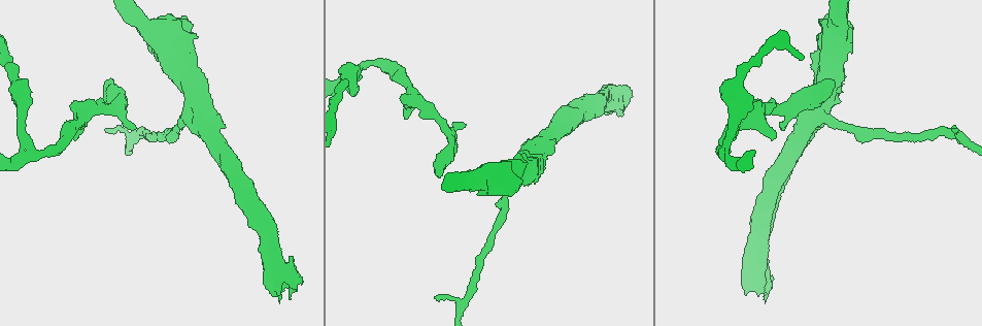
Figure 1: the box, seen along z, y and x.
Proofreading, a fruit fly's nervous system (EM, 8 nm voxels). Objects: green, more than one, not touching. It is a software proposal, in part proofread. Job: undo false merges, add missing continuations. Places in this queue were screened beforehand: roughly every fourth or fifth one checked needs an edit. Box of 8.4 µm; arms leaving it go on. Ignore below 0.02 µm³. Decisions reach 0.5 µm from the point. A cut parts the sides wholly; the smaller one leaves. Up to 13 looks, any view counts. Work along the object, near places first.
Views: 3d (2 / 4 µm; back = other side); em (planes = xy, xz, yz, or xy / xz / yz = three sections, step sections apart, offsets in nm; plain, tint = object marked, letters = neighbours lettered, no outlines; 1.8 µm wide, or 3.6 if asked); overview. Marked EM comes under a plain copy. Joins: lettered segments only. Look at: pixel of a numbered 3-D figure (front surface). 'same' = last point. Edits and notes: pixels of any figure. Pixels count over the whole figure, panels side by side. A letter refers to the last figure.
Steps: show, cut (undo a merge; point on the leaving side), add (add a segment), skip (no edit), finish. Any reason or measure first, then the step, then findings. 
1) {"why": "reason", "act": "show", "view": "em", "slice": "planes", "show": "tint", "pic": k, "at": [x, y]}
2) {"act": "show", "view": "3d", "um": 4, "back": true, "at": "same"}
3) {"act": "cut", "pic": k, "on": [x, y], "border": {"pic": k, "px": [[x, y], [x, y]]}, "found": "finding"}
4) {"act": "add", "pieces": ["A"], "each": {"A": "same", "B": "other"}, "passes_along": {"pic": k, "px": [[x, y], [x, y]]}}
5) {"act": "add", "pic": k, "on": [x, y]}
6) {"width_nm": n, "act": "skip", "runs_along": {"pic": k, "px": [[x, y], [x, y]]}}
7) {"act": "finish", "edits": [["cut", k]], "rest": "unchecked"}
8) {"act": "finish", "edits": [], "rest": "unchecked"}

{"why": "an open end", "act": "show", "view": "3d", "um": 2, "pic": 1, "at": [74, 139]}

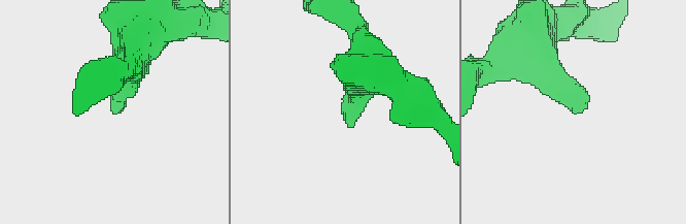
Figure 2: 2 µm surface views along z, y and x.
{"act": "show", "view": "em", "slice": "xz", "step": 4, "show": "tint", "pic": 2, "at": [115, 113]}

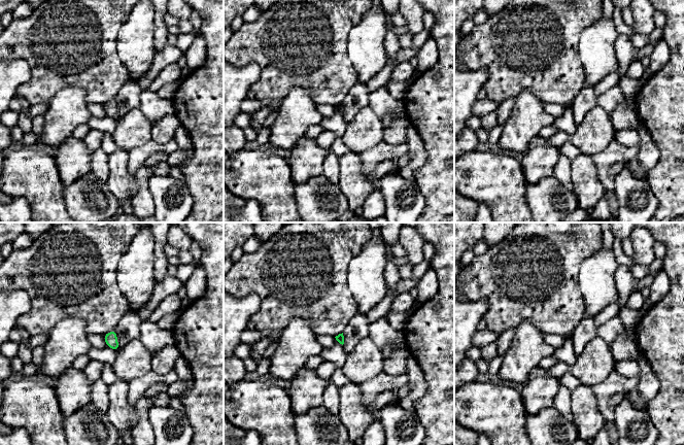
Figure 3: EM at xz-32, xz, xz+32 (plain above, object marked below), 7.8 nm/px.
{"act": "show", "view": "em", "slice": "planes", "show": "letters", "at": "same"}

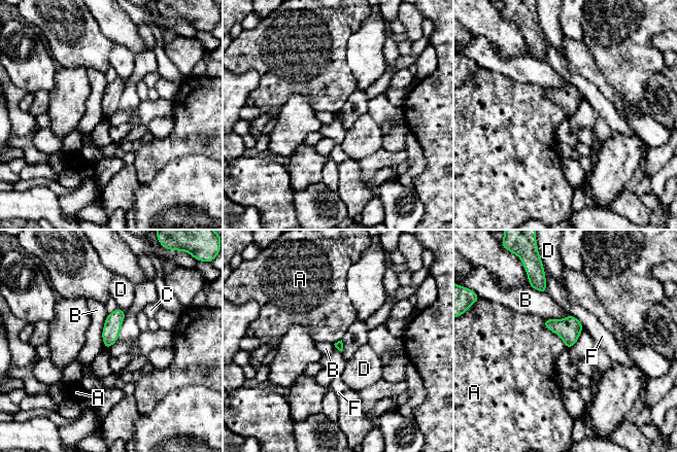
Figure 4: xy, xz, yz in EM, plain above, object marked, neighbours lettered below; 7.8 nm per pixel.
{"act": "skip", "each": {"A": "other", "B": "other", "C": "other", "D": "other", "F": "other"}, "border": {"pic": 4, "px": [[543, 319], [543, 324], [567, 348]]}, "found": "no lettered segment goes on from it"}

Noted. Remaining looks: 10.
{"act": "show", "view": "em", "um": 3.6, "slice": "xz", "step": 4, "show": "letters", "pic": 1, "at": [438, 177]}

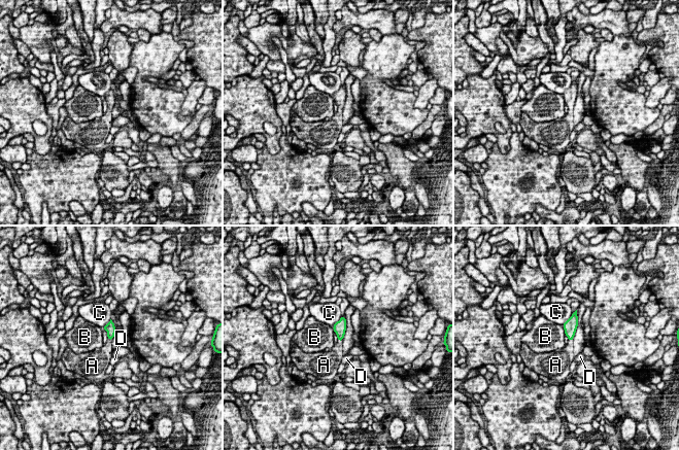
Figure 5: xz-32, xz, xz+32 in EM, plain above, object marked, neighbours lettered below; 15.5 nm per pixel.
{"why": "cut it another way", "act": "show", "view": "em", "um": 3.6, "slice": "planes", "show": "letters", "at": "same"}

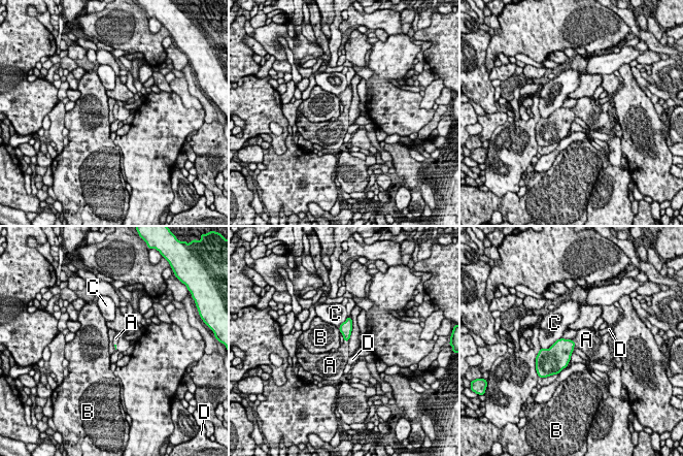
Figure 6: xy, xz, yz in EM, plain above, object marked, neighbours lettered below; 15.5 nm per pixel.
{"act": "add", "pieces": ["A"], "each": {"A": "same", "B": "other", "C": "other", "D": "other"}, "found": "the neuron continues"}

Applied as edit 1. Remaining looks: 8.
{"act": "show", "view": "overview"}

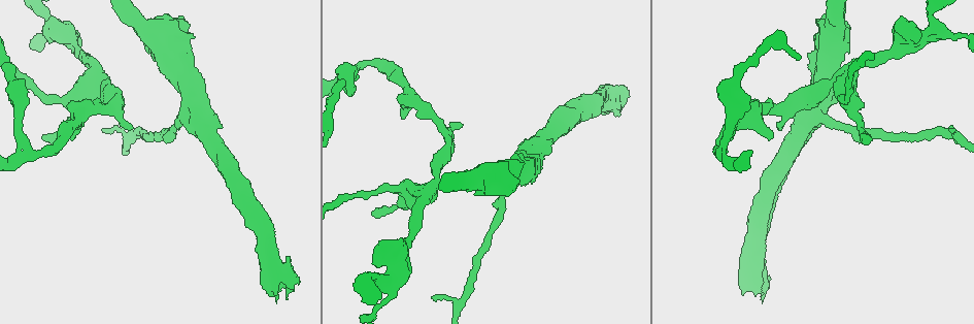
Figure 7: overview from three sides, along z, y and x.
{"act": "show", "view": "em", "slice": "yz", "step": 16, "show": "tint", "pic": 7, "at": [952, 131]}

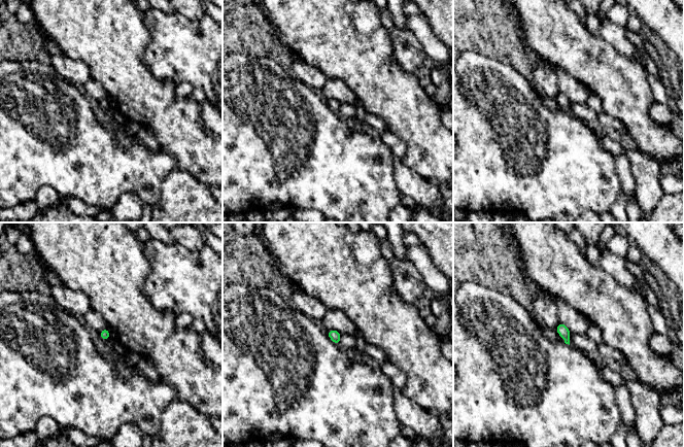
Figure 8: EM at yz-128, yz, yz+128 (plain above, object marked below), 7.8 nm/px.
{"act": "show", "view": "em", "slice": "planes", "show": "letters", "at": "same"}

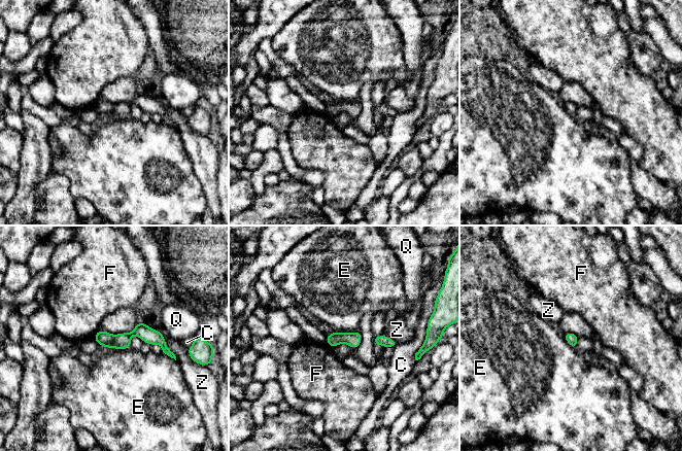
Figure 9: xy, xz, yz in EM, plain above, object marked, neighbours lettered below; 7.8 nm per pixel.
{"width_nm": 90, "act": "skip", "each": {"C": "other", "E": "other", "F": "other", "Q": "other", "Z": "other"}, "runs_along": {"pic": 9, "px": [[97, 337], [145, 333], [168, 352]]}, "found": "none of them fits"}

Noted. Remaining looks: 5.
{"why": "thick turns thin", "act": "show", "view": "3d", "um": 4, "pic": 7, "at": [618, 105]}

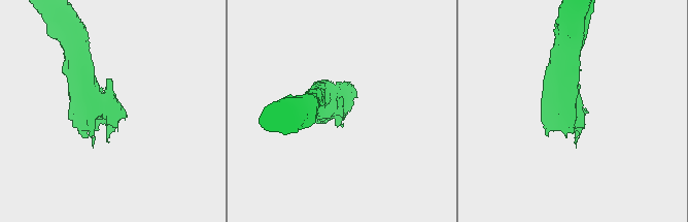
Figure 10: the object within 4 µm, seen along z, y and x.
{"why": "shape alone is not enough", "act": "show", "view": "em", "slice": "xz", "step": 16, "show": "tint", "pic": 10, "at": [108, 111]}

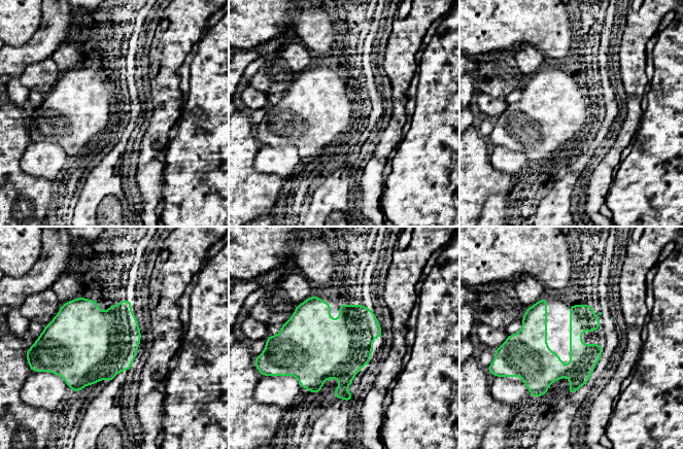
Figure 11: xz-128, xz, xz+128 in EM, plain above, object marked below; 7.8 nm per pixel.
{"why": "another direction", "act": "show", "view": "em", "slice": "planes", "show": "letters", "at": "same"}

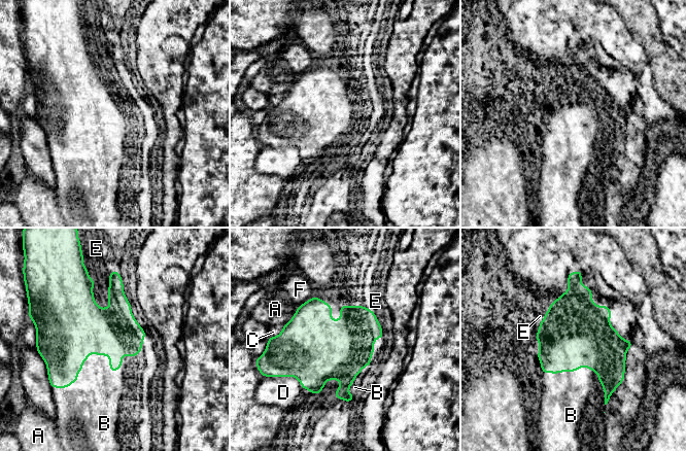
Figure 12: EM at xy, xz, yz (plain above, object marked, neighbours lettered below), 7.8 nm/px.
{"act": "add", "pieces": ["B"], "each": {"A": "other", "B": "same", "C": "other", "D": "other", "E": "other", "F": "other"}, "passes_along": {"pic": 12, "px": [[114, 332], [109, 358], [99, 388]]}, "found": "the neuron continues"}

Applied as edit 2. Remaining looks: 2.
{"act": "finish", "edits": [["add", 6], ["add", 12]], "rest": "unchecked"}

